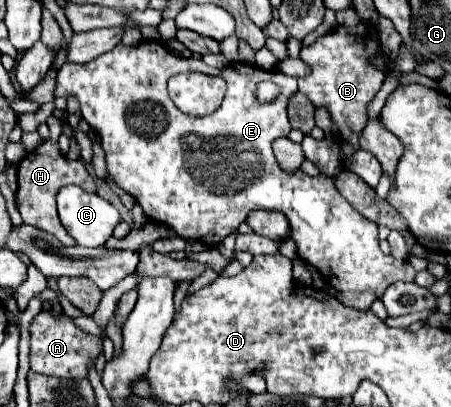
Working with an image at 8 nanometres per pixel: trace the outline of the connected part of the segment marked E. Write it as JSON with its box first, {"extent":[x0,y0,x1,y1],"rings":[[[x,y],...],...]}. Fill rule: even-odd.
{"extent":[54,40,416,296],"rings":[[[148,40],[136,46],[126,46],[120,42],[114,50],[86,64],[64,62],[64,66],[56,74],[54,88],[54,96],[76,96],[80,100],[82,118],[102,136],[108,174],[116,180],[116,184],[136,198],[146,218],[170,226],[180,238],[218,246],[224,236],[238,230],[238,226],[248,218],[250,210],[256,210],[258,204],[264,210],[280,210],[286,214],[292,228],[290,238],[298,246],[298,256],[318,268],[324,280],[328,280],[330,286],[334,286],[338,292],[374,290],[378,296],[382,296],[382,292],[392,282],[412,282],[416,270],[410,266],[408,260],[394,260],[392,256],[382,254],[378,244],[378,230],[368,230],[368,220],[360,212],[356,212],[356,208],[352,208],[344,196],[338,194],[334,178],[328,178],[324,174],[312,178],[302,170],[284,172],[278,166],[272,154],[272,140],[278,136],[286,136],[292,130],[286,116],[286,106],[294,92],[294,76],[286,76],[282,72],[266,72],[258,66],[242,62],[232,62],[226,68],[210,68],[202,62],[202,58],[182,58],[168,52],[162,42]],[[188,70],[216,74],[228,82],[226,98],[212,116],[186,116],[176,110],[174,102],[170,102],[166,90],[168,78]],[[262,80],[270,80],[280,86],[280,94],[276,96],[276,100],[266,104],[258,100],[256,84]]]}

